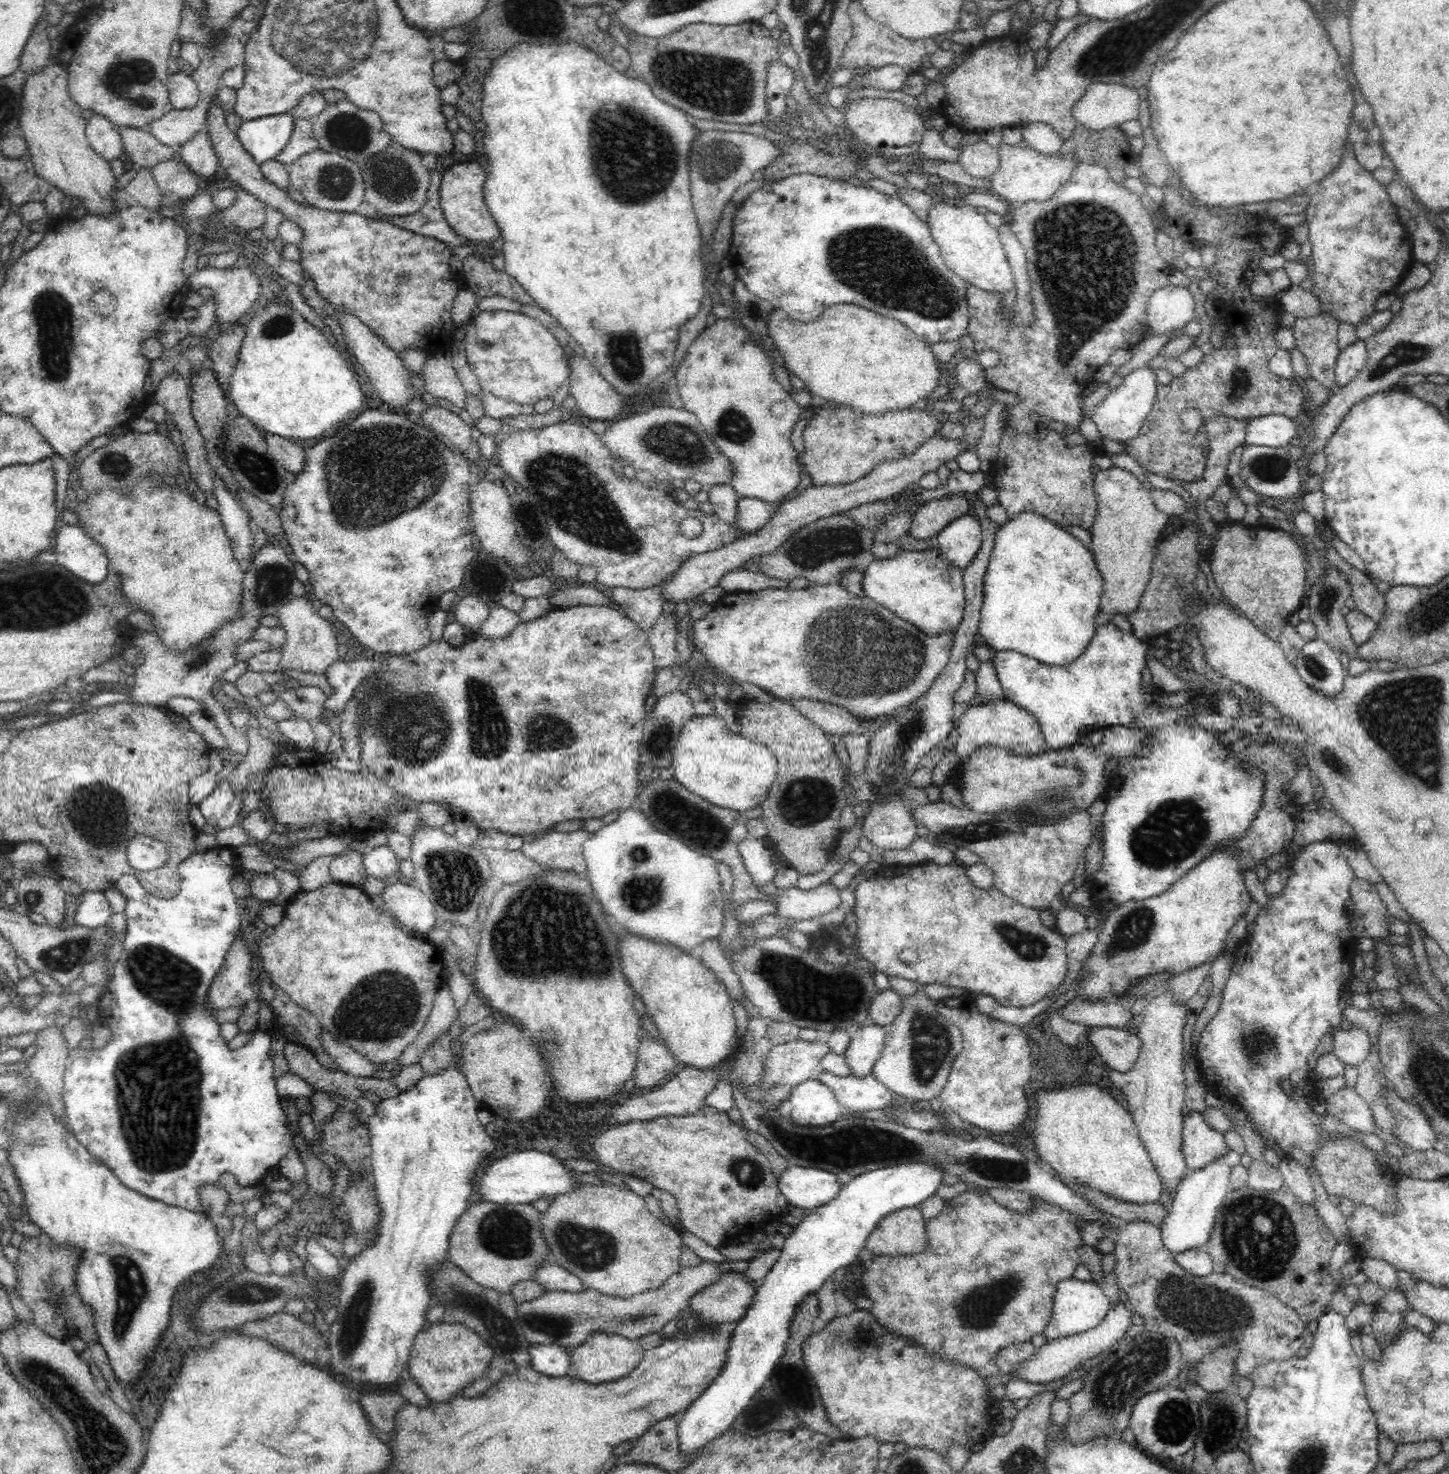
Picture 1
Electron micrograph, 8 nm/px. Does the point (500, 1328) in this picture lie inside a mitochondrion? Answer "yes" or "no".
yes

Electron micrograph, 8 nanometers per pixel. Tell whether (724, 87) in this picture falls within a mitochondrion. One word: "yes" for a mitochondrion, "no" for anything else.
yes

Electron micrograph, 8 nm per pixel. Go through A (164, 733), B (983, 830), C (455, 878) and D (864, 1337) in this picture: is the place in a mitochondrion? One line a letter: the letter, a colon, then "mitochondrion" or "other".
A: other
B: mitochondrion
C: mitochondrion
D: mitochondrion

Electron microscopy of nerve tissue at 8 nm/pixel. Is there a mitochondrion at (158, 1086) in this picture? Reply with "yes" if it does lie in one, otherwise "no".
yes

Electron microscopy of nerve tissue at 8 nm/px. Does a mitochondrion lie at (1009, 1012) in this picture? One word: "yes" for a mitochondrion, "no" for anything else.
no

